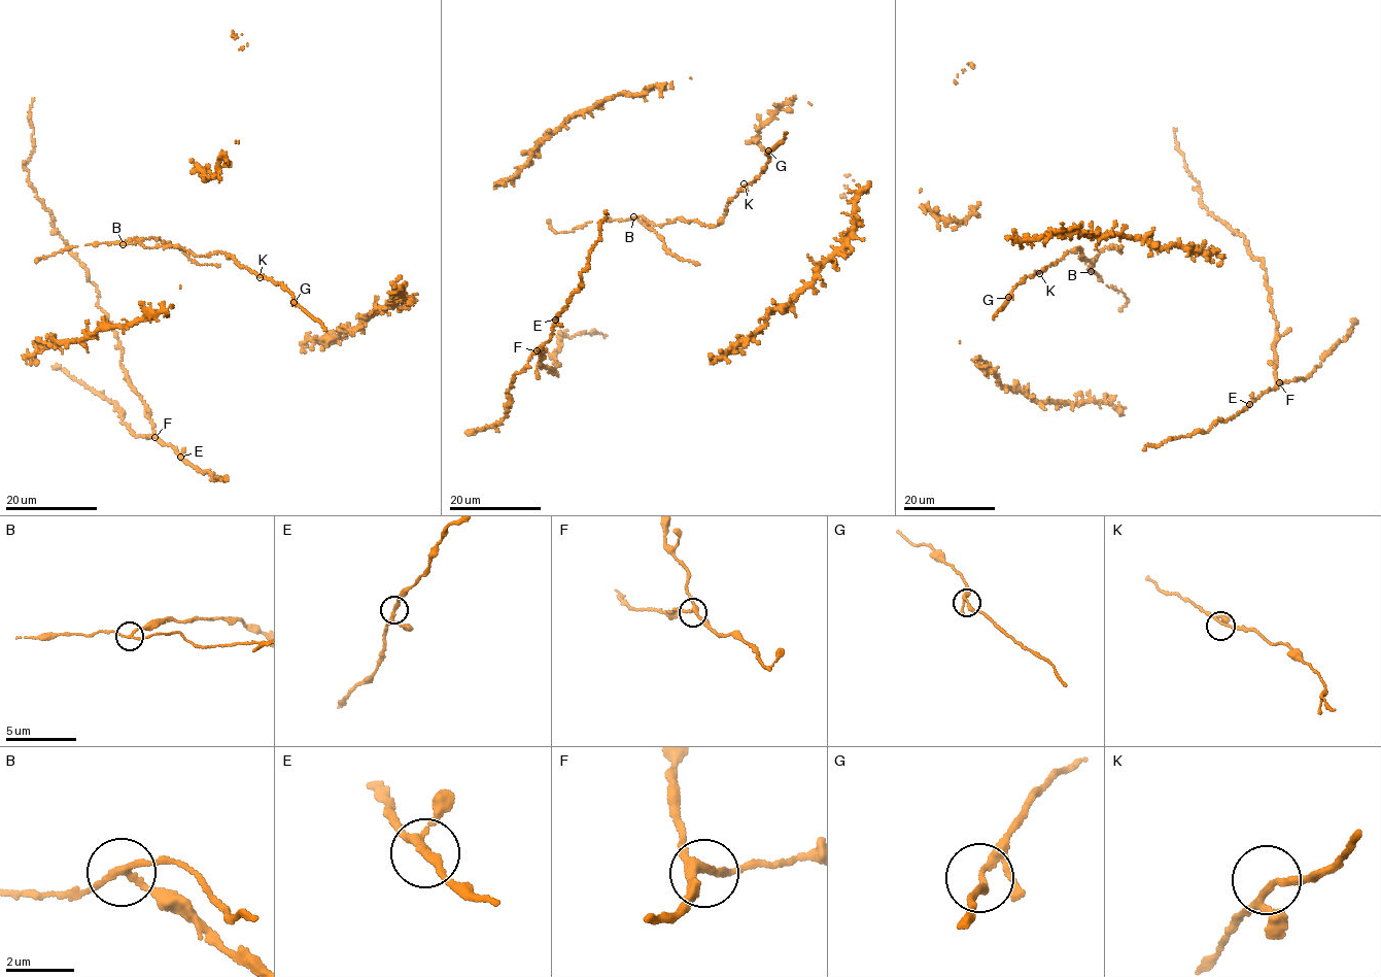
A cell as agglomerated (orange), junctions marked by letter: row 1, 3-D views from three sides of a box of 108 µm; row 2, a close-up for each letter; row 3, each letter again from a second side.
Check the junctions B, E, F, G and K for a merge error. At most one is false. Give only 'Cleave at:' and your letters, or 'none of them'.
Cleave at: B

